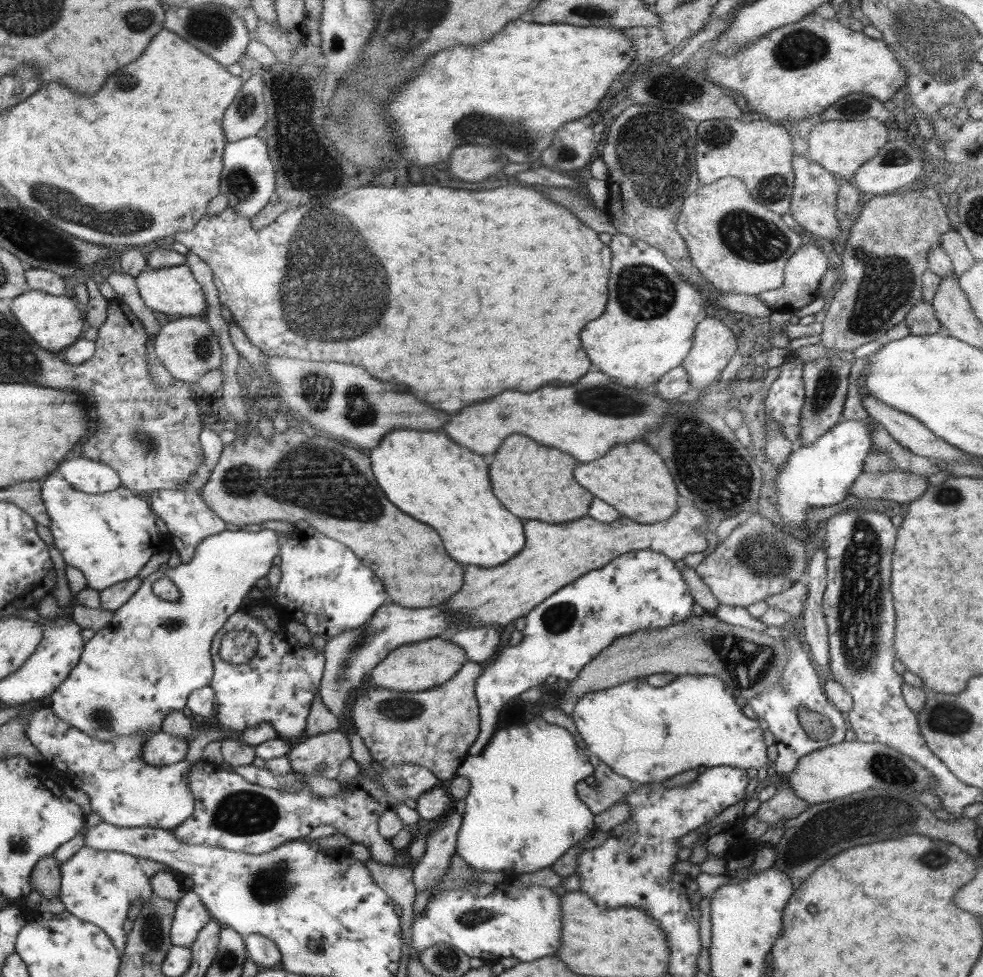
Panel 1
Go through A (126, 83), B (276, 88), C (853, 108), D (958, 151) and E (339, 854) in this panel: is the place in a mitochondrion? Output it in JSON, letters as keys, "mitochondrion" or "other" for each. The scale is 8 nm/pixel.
{"A":"mitochondrion","B":"mitochondrion","C":"mitochondrion","D":"other","E":"other"}

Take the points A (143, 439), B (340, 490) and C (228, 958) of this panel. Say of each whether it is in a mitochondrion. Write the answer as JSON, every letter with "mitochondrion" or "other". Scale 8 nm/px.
{"A":"mitochondrion","B":"mitochondrion","C":"mitochondrion"}

